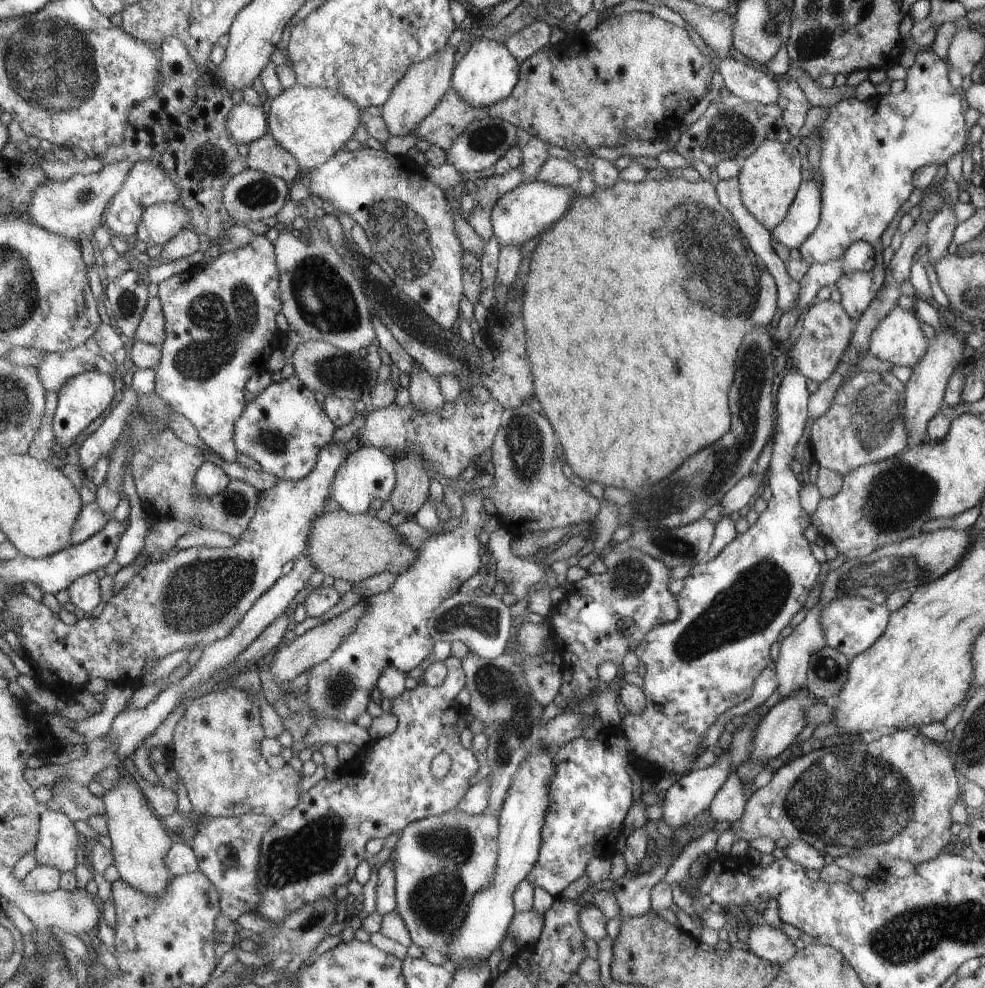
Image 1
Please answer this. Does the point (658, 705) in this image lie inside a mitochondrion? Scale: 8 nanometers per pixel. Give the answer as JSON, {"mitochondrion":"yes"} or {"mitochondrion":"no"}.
{"mitochondrion":"no"}

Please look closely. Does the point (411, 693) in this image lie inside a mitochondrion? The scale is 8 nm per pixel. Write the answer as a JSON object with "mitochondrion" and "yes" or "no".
{"mitochondrion":"no"}

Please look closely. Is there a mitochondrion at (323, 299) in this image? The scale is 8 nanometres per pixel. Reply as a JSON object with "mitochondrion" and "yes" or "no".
{"mitochondrion":"yes"}

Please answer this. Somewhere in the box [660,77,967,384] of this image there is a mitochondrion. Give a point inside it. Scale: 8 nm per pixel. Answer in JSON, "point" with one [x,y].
{"point":[728,133]}

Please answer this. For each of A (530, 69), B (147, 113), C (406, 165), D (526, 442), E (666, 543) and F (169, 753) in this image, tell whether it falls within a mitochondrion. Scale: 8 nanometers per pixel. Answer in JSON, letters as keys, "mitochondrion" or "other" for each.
{"A":"other","B":"other","C":"other","D":"mitochondrion","E":"mitochondrion","F":"other"}

